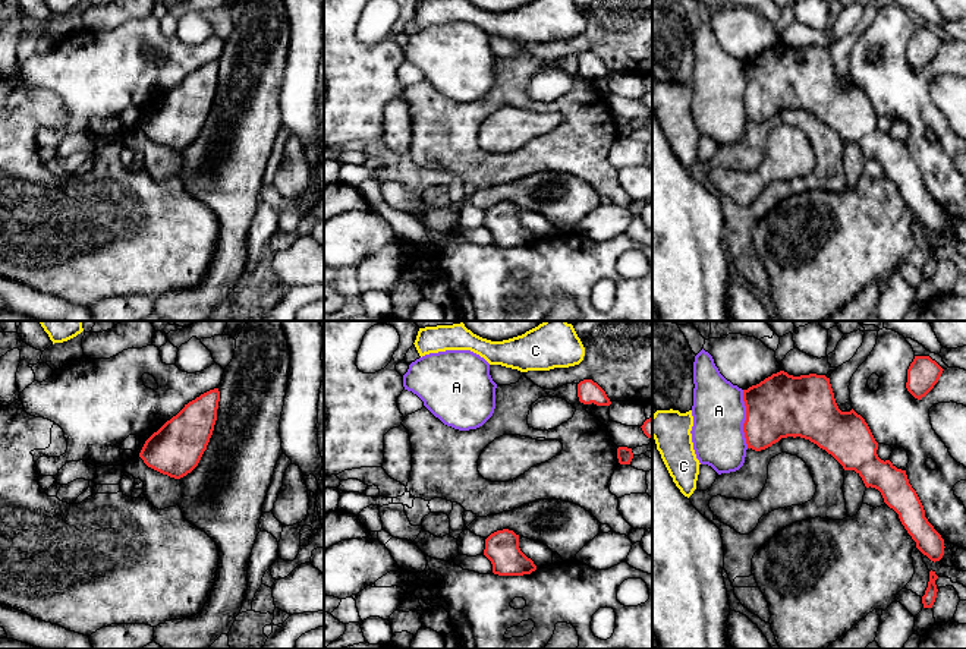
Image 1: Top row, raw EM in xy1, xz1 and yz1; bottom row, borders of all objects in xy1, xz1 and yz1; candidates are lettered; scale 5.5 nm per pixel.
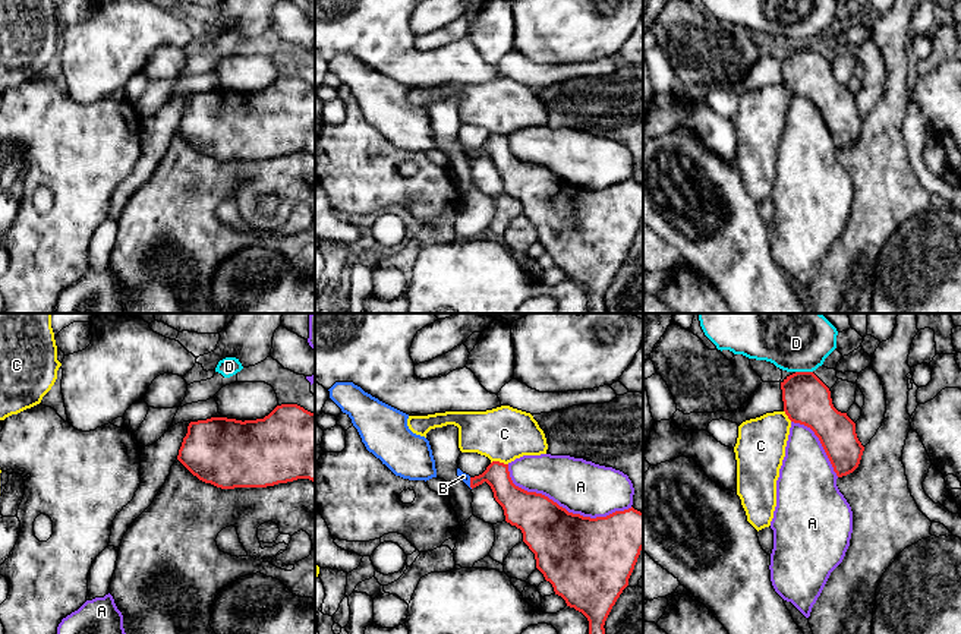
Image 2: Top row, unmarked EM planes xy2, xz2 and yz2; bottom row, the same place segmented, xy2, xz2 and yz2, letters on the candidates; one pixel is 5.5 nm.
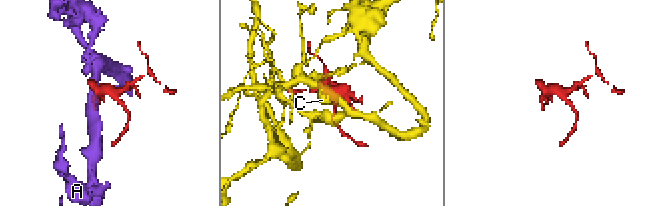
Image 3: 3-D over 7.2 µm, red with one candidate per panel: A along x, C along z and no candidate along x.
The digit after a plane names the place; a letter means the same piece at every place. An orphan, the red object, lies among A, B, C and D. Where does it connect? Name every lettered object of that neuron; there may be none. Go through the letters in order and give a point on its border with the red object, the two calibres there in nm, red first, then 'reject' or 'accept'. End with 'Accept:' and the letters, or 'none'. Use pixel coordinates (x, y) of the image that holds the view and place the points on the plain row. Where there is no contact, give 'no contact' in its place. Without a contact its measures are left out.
A: contact xz2 (564, 180); calibres 420 and 300 nm; reject
B: contact xz2 (470, 155); calibres 150 and 50 nm; accept
C: contact xz2 (498, 133); calibres 160 and 300 nm; reject
D: contact yz2 (804, 44); calibres 260 and 240 nm; reject
Accept: B

